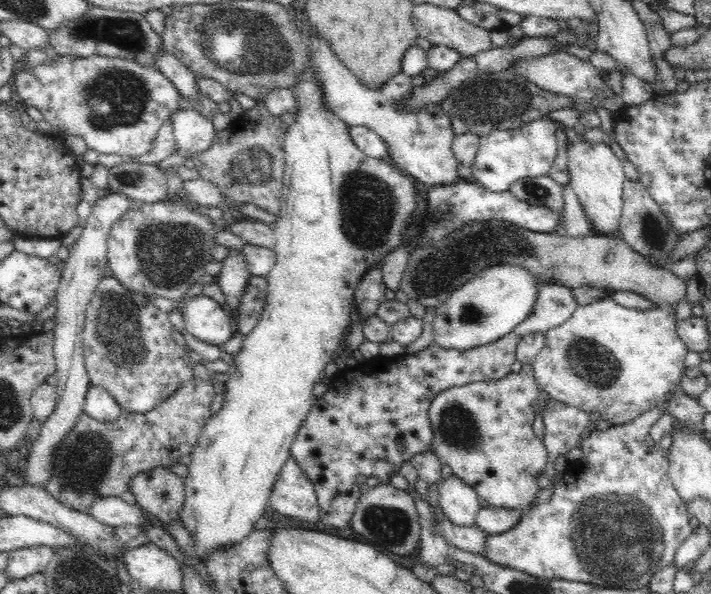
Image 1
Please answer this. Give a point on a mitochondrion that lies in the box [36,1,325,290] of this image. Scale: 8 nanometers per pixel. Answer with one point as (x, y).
(254, 42)

